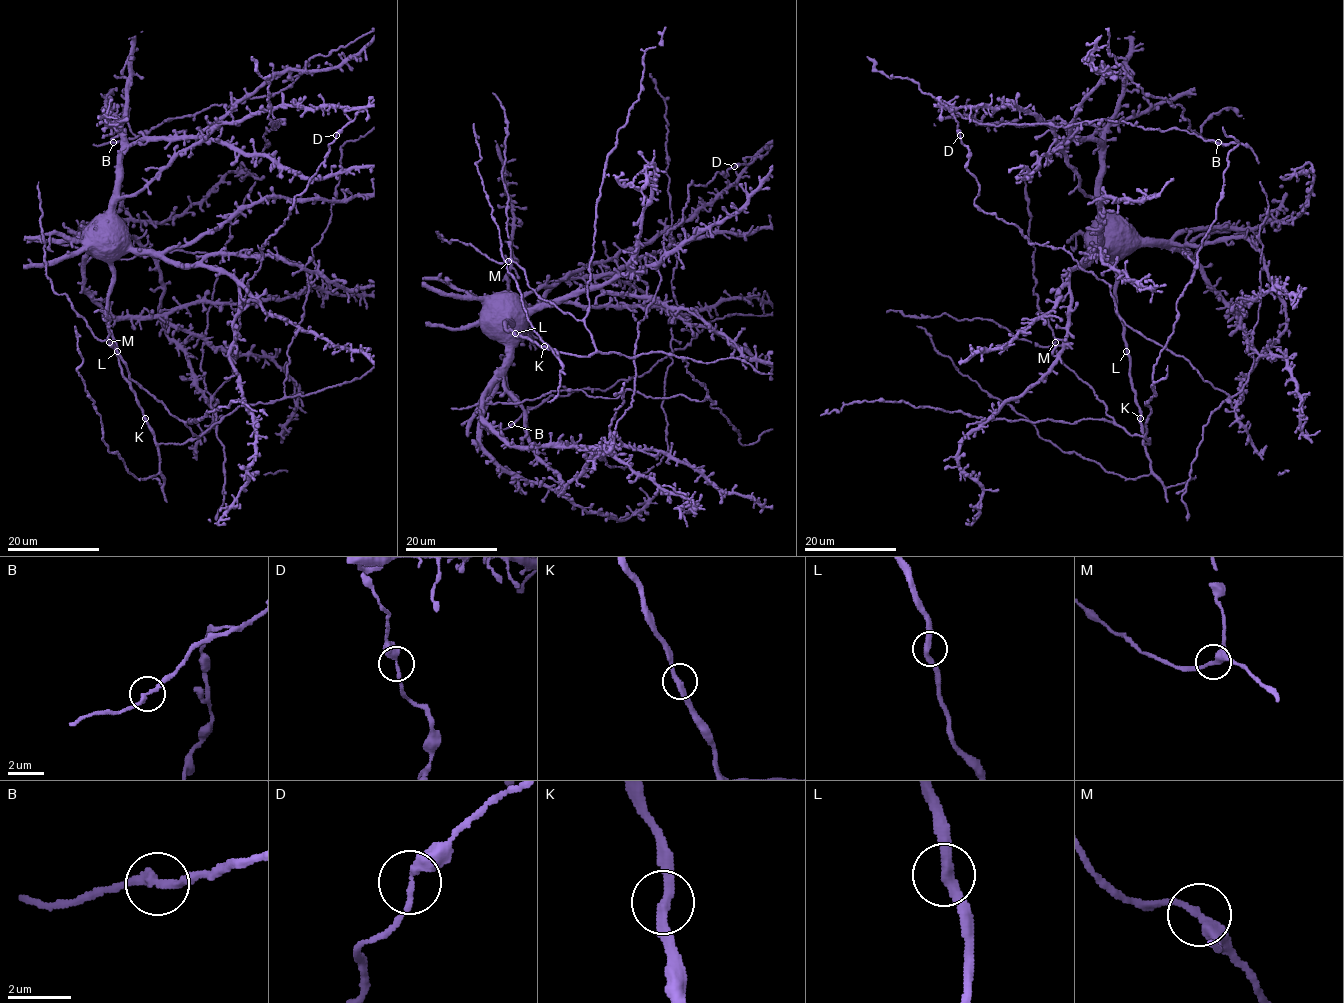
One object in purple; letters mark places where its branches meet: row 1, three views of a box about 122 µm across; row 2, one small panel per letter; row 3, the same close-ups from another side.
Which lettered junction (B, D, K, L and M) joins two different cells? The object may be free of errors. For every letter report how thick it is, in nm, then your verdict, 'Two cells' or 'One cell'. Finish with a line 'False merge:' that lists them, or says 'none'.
B: Thickness 260 nm. One cell
D: Thickness 280 nm. One cell
K: Thickness 280 nm. One cell
L: Thickness 320 nm. One cell
M: Thickness 320 nm. One cell
False merge: none

